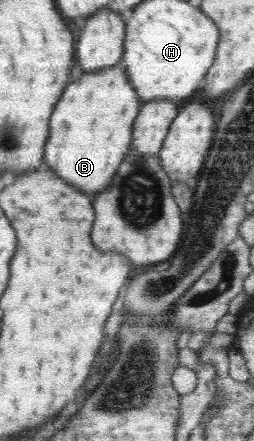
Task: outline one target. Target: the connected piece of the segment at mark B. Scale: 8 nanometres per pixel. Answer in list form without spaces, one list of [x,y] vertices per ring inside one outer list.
[[[120,64],[83,73],[80,79],[66,85],[52,110],[44,166],[82,193],[100,193],[131,149],[133,125],[141,105]]]

